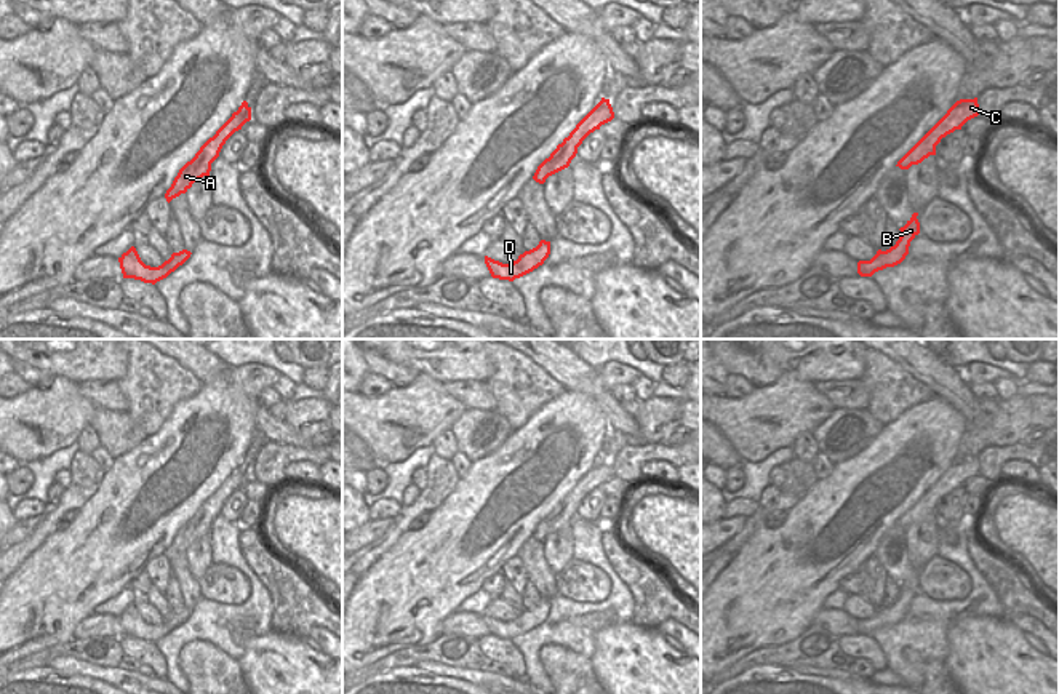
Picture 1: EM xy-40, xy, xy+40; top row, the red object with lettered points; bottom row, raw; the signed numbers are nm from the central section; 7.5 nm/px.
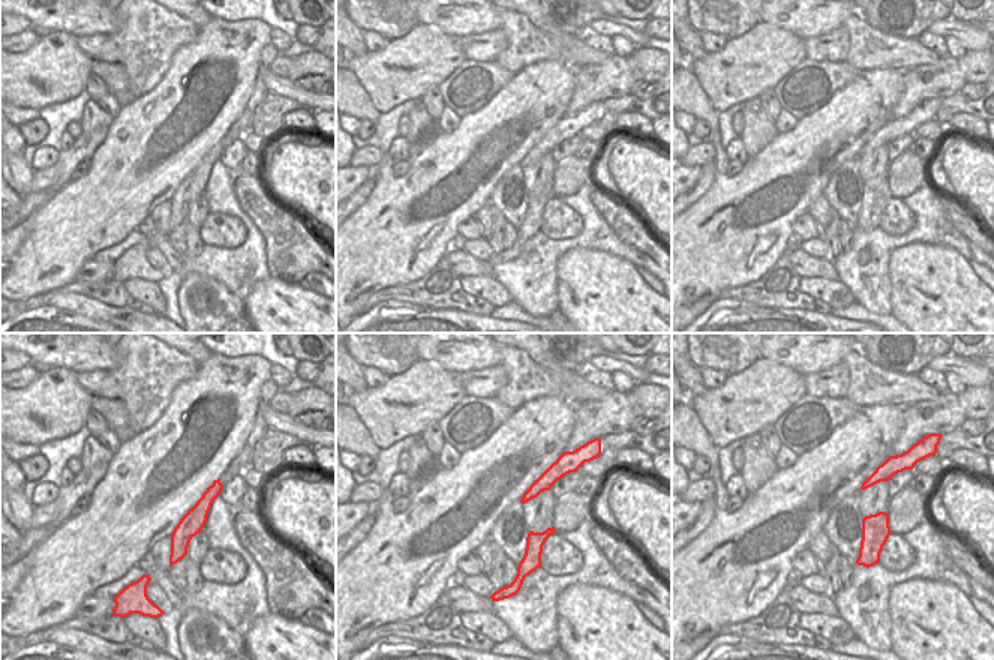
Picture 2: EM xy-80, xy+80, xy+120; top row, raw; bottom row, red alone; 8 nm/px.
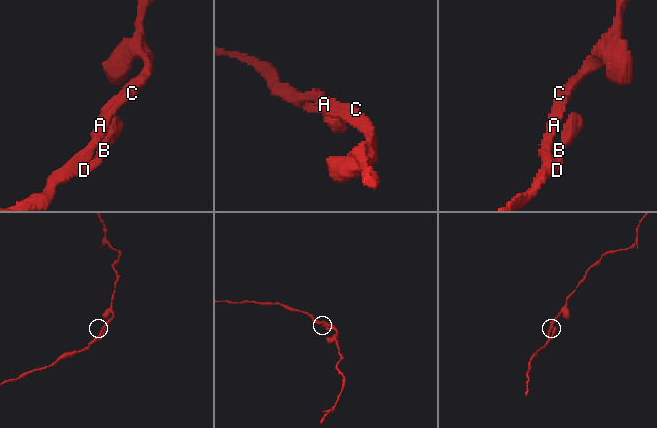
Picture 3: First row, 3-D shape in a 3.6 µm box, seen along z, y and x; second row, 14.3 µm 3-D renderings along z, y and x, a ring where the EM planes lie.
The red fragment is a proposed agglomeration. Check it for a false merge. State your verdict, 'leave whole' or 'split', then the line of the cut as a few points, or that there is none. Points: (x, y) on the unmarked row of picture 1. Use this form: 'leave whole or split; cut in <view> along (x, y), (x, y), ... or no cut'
leave whole; no cut

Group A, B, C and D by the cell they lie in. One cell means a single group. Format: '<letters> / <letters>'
A B C D

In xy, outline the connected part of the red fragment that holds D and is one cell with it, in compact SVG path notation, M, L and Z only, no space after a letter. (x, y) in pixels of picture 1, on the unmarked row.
M541 598L536 606L525 609L510 622L502 622L488 614L485 614L485 622L493 636L514 640L542 624L549 612L550 600Z

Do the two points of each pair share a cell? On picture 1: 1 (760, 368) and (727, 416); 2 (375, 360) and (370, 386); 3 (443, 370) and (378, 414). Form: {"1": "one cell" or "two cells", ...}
{"1": "two cells", "2": "two cells", "3": "two cells"}

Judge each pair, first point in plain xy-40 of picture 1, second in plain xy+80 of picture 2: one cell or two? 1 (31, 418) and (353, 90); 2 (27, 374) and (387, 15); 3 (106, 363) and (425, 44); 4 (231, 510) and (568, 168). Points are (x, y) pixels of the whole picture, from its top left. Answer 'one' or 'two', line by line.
1: two
2: one
3: two
4: two

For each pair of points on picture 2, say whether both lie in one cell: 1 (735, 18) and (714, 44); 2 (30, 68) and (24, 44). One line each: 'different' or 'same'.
1: different
2: different

